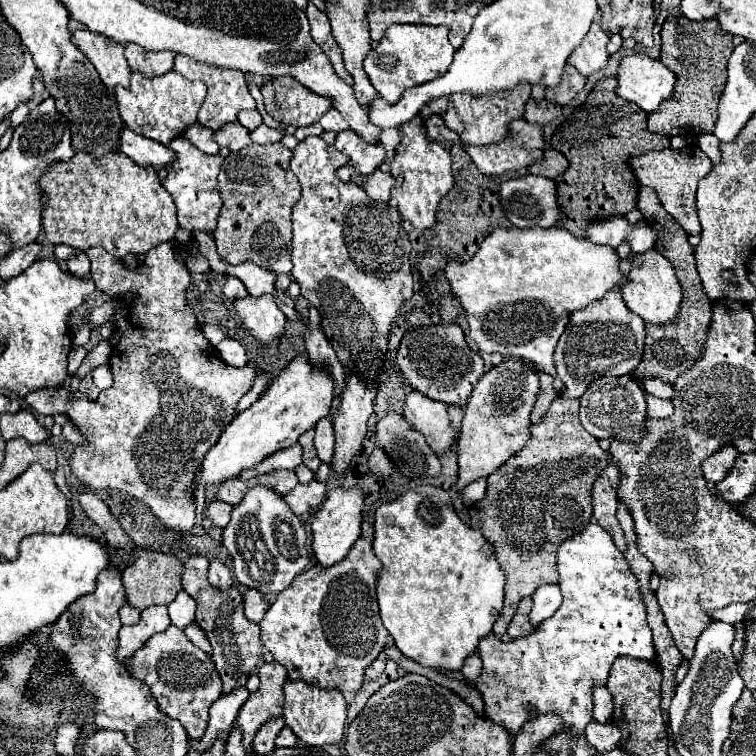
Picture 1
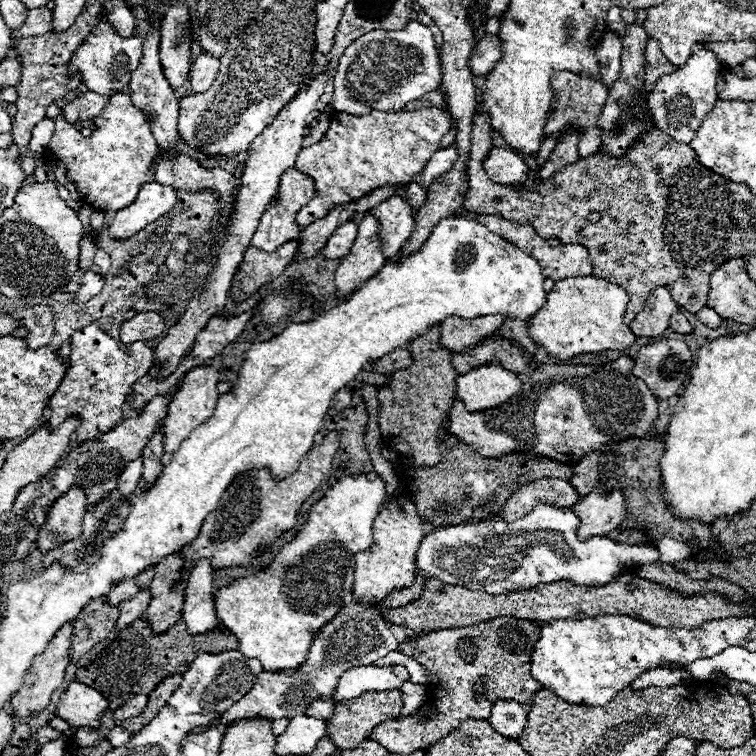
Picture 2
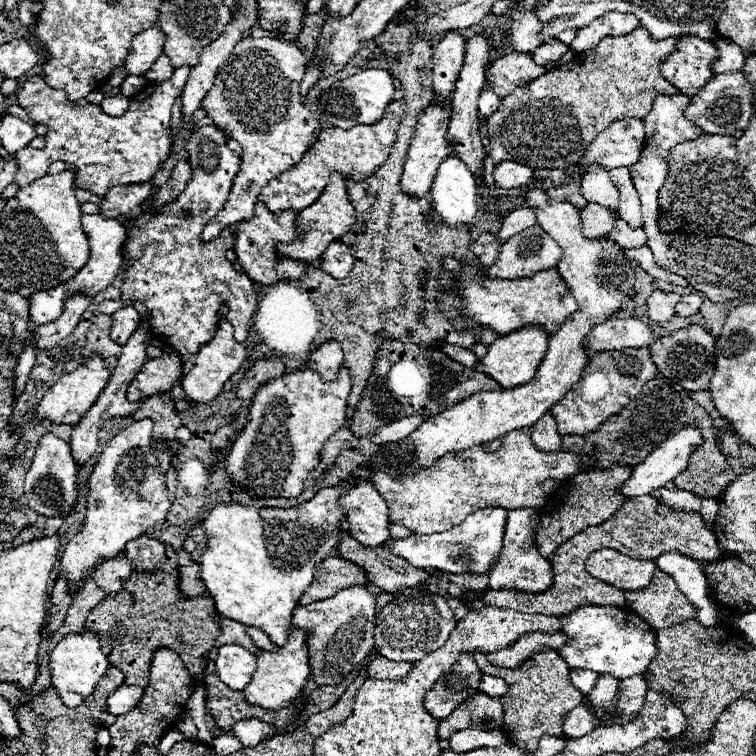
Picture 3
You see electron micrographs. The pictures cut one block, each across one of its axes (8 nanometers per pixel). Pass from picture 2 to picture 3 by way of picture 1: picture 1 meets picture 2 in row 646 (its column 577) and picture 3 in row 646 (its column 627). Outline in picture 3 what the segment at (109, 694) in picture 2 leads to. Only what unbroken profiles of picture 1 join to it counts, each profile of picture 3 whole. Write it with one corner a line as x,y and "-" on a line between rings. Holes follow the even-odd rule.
166,546
166,560
160,570
148,574
132,574
118,596
106,596
88,616
86,632
98,634
100,648
108,658
108,664
120,668
126,676
124,684
146,688
150,680
150,660
156,650
172,648
200,684
204,680
206,656
220,636
220,616
214,614
214,598
200,594
198,598
186,598
178,586
178,554

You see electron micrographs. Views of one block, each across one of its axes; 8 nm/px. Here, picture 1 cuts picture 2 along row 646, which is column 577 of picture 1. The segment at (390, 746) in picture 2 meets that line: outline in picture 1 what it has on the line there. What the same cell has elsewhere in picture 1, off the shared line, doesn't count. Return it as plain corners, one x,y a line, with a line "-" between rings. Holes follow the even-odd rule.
554,398
548,412
538,424
530,426
530,440
520,452
516,452
504,466
496,468
488,476
488,490
482,500
468,508
470,526
480,530
482,536
492,544
496,560
506,574
504,586
504,608
494,624
494,634
506,634
506,628
516,612
518,602
524,596
532,596
544,584
558,582
556,570
556,550
560,542
582,532
592,520
592,484
600,472
612,464
612,456
598,446
598,440
584,432
578,420
578,400
576,398

